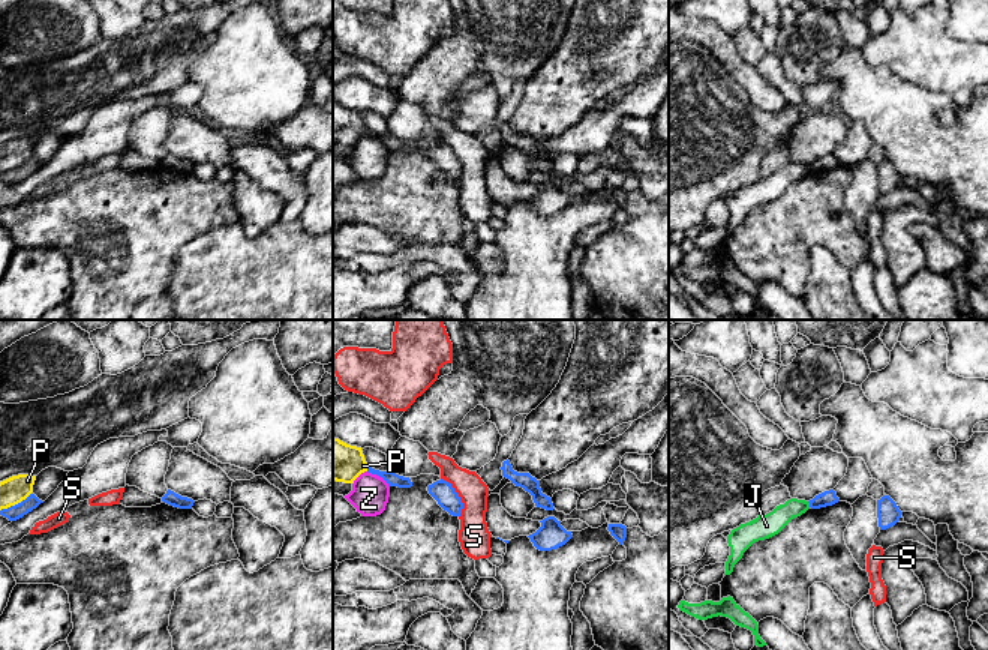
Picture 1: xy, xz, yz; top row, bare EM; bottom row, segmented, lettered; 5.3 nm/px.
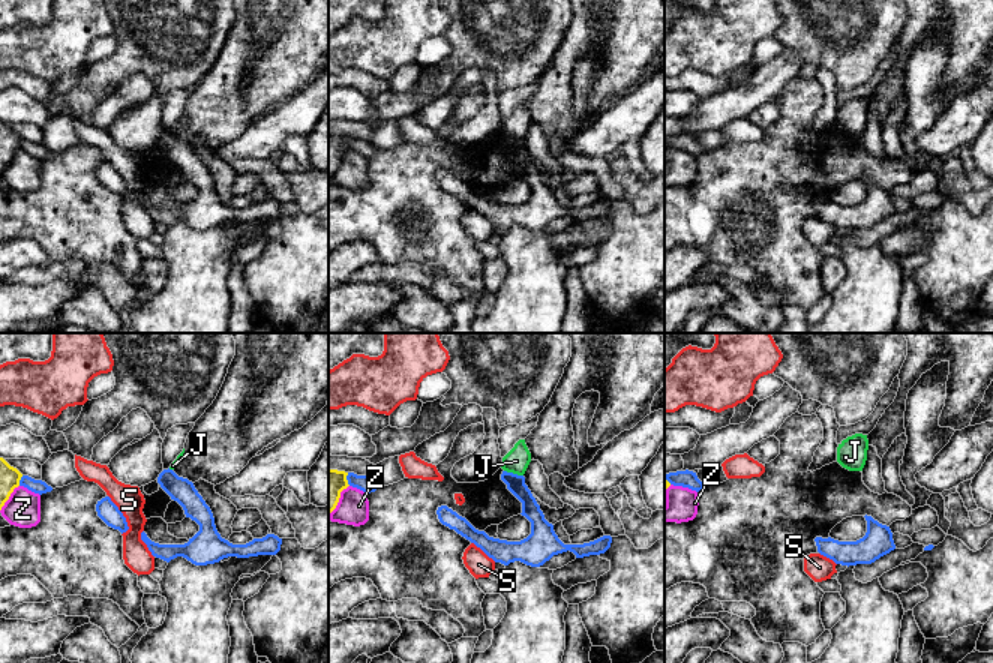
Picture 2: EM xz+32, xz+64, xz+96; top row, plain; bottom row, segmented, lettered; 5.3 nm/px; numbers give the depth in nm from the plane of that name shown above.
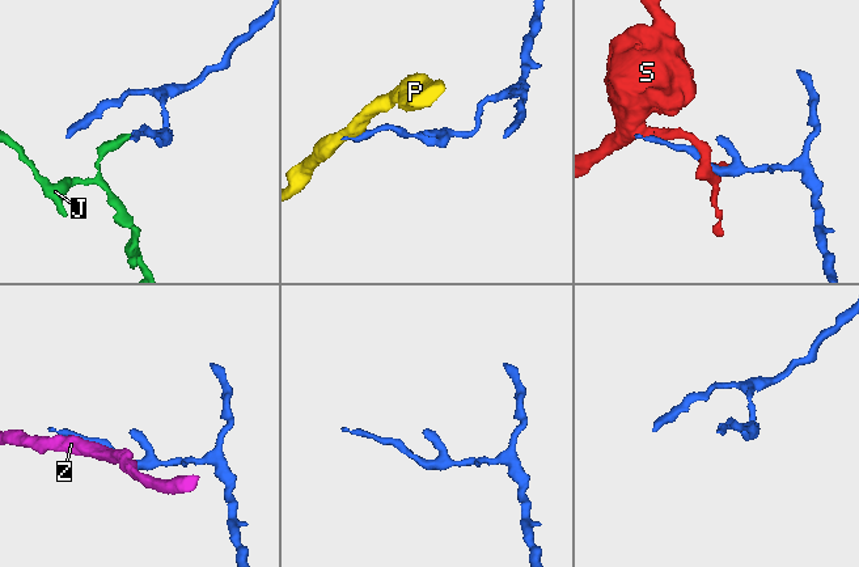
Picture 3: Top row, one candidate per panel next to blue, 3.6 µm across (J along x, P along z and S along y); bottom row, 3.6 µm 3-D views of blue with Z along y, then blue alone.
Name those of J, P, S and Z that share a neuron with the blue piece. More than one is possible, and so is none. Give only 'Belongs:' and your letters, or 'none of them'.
Belongs: none of them

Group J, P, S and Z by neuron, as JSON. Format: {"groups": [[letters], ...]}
{"groups": [["J"], ["P"], ["S"], ["Z"]]}

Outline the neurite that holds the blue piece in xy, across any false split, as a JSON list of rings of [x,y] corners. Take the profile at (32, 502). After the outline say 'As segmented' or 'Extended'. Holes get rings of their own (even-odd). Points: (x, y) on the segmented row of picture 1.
[[[30,494],[21,503],[10,506],[7,509],[1,509],[0,515],[7,518],[9,521],[16,521],[22,518],[24,515],[27,515],[28,512],[31,512],[33,509],[36,509],[40,503],[43,501],[39,500],[34,494]]]. As segmented

